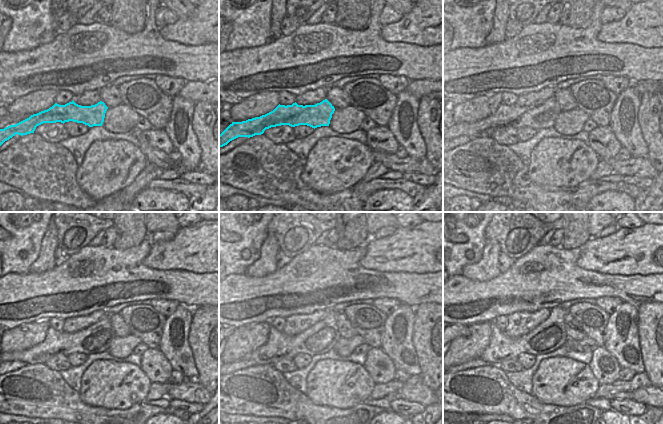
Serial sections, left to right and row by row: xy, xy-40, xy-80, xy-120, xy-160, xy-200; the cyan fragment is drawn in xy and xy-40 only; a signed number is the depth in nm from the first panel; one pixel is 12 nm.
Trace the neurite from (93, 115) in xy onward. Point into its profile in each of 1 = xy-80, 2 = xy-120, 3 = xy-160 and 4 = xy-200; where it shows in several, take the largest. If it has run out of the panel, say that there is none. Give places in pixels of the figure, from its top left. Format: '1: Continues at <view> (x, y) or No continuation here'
1: Continues at xy-80 (543, 116)
2: Continues at xy-120 (96, 338)
3: Continues at xy-160 (322, 337)
4: Continues at xy-200 (550, 335).

